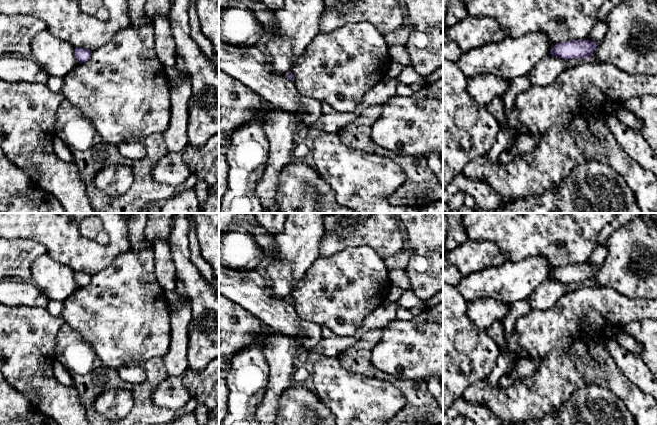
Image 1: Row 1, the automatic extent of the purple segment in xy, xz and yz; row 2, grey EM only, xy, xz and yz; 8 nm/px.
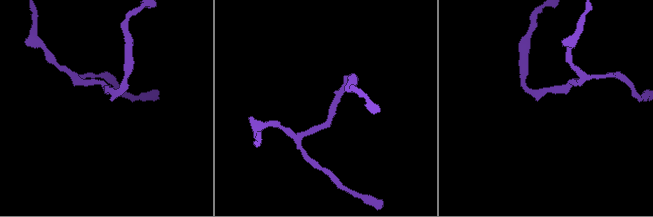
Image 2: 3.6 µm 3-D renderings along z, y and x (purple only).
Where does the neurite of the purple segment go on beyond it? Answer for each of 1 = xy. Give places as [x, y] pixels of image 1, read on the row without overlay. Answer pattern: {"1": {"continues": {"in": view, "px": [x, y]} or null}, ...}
{"1": {"continues": null}}

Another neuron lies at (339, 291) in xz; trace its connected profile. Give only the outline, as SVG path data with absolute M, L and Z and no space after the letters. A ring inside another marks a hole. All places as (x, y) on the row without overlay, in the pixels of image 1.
M357 246L331 256L319 257L308 269L306 276L296 283L291 296L294 299L293 307L300 318L327 327L339 337L349 337L356 333L370 313L387 302L392 286L384 259L370 246Z

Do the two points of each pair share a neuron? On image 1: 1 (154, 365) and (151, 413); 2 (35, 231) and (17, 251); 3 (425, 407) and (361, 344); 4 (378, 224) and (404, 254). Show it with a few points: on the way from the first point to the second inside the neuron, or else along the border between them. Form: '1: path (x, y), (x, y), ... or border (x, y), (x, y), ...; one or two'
1: path (154, 377), (146, 388), (146, 401); one
2: border (10, 238), (32, 239), (41, 243), (48, 252); two
3: path (405, 387), (390, 378), (376, 374), (366, 364); one
4: border (403, 248), (384, 259); two

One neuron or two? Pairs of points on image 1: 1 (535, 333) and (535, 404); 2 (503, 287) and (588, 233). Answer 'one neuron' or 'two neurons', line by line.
1: one neuron
2: two neurons

